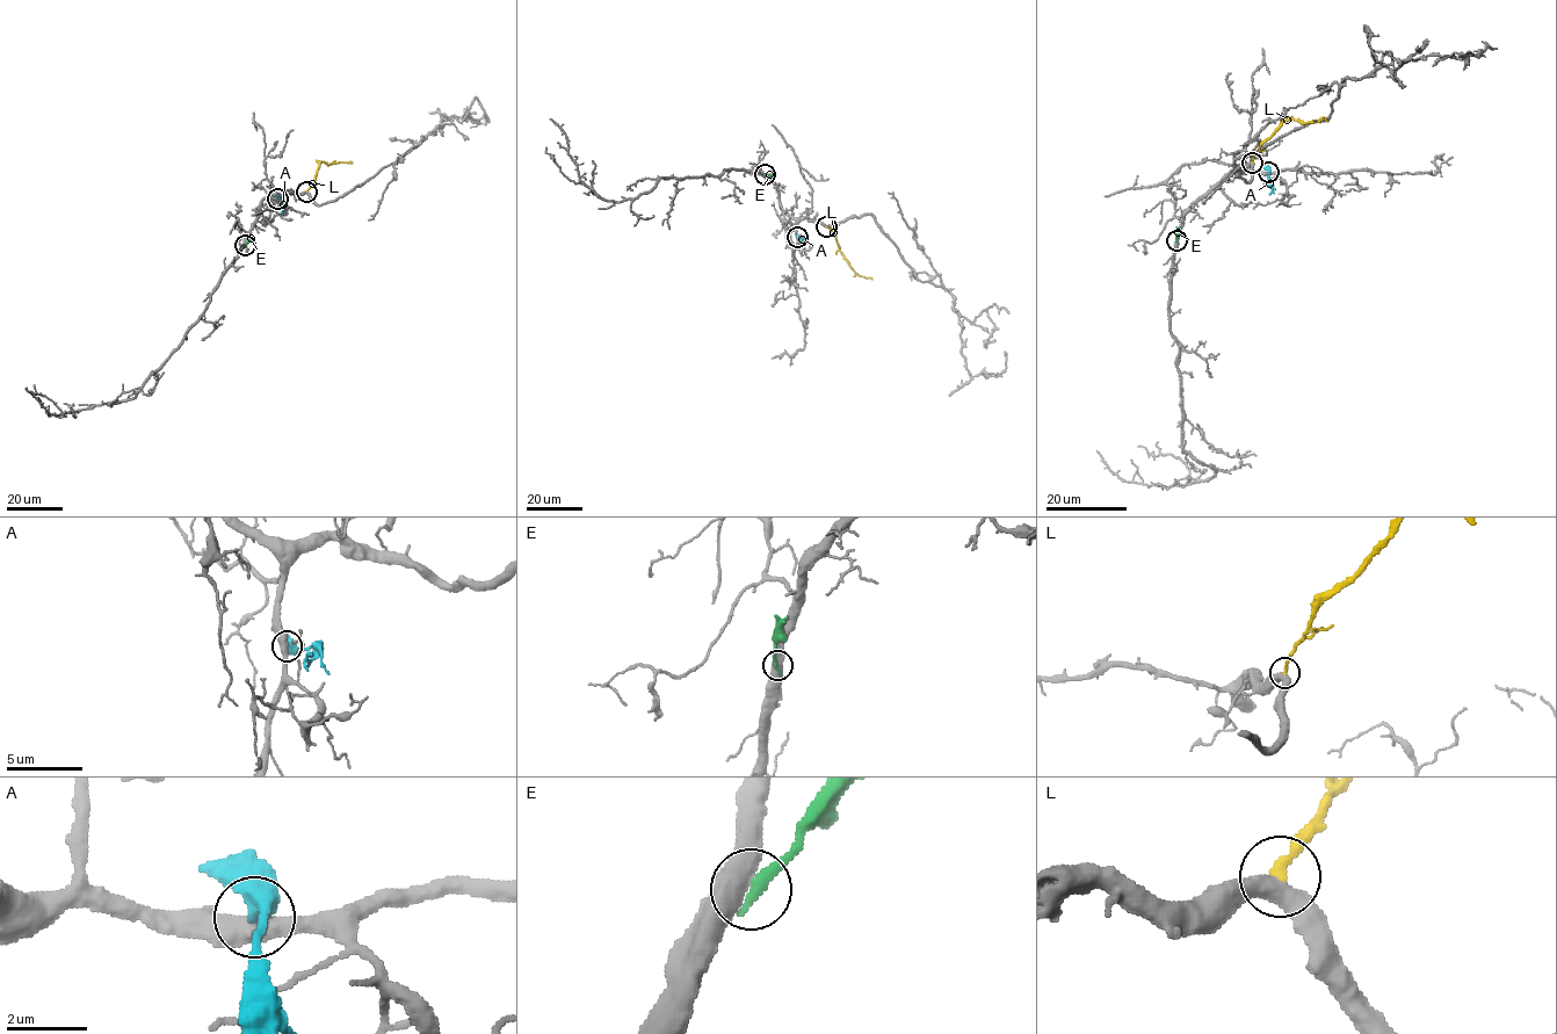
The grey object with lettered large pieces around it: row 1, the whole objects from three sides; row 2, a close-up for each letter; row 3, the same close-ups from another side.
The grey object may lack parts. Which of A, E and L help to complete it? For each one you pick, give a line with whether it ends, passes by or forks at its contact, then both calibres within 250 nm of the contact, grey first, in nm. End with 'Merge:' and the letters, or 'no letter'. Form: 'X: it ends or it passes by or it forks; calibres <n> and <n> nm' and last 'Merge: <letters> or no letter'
Merge: no letter

